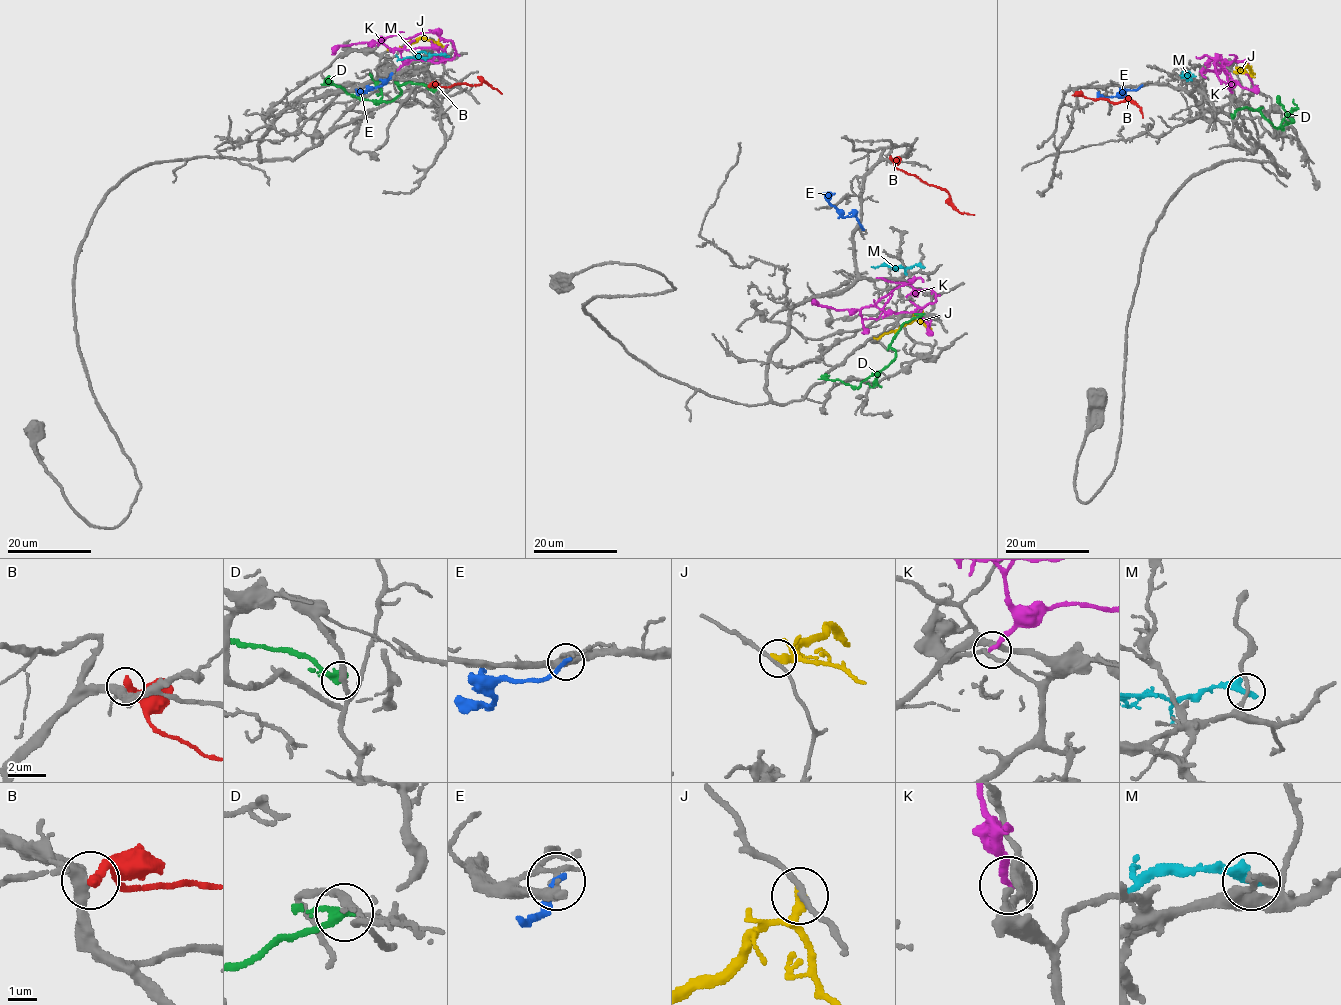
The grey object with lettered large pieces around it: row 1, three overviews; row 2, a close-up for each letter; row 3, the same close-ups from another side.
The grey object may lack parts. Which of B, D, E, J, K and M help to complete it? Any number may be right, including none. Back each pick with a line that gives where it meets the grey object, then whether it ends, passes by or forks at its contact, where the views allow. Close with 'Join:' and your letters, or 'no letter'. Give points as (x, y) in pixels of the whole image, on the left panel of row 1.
Join: no letter

